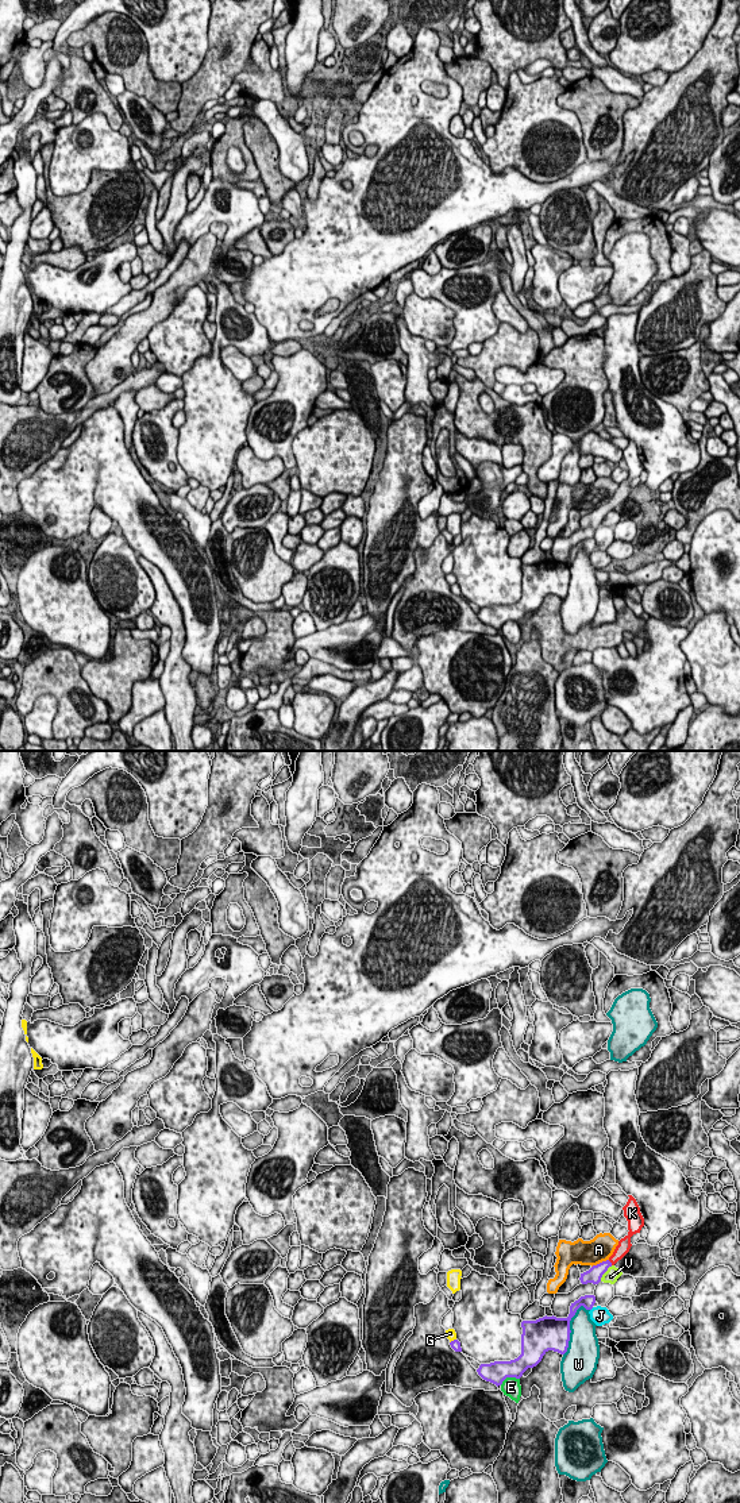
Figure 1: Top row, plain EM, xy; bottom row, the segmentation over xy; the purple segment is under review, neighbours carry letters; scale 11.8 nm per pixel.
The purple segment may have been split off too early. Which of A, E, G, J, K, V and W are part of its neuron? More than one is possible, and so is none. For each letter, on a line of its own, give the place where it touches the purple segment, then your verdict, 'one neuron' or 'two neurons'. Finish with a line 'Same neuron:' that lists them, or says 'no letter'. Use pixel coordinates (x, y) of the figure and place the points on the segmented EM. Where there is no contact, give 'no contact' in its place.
A: meets purple in xy at (600, 1263); two neurons
E: meets purple in xy at (509, 1376); two neurons
G: meets purple in xy at (454, 1340); two neurons
J: no contact; two neurons
K: meets purple in xy at (611, 1263); one neuron
V: meets purple in xy at (605, 1271); two neurons
W: meets purple in xy at (570, 1330); two neurons
Same neuron: K

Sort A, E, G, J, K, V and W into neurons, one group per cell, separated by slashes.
A / E / G / J / K / V / W

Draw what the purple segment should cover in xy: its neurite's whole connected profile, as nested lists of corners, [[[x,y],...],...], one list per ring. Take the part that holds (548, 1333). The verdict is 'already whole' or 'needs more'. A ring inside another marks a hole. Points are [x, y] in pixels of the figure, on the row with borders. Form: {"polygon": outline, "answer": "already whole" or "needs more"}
{"polygon": [[[585,1295],[571,1303],[567,1318],[546,1315],[536,1321],[523,1321],[521,1354],[510,1361],[481,1364],[477,1369],[478,1375],[498,1387],[506,1377],[520,1379],[528,1368],[536,1367],[548,1350],[564,1354],[570,1341],[571,1318],[581,1306],[591,1310],[594,1303],[594,1295]]], "answer": "already whole"}

